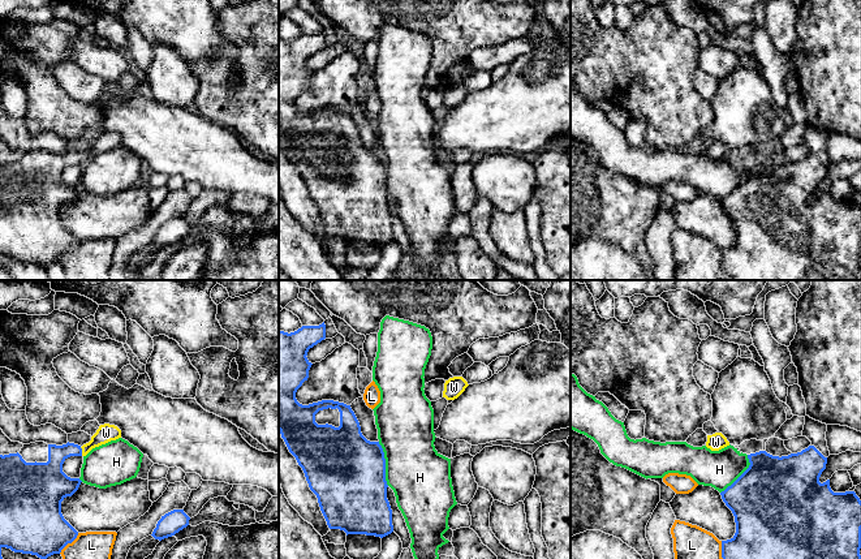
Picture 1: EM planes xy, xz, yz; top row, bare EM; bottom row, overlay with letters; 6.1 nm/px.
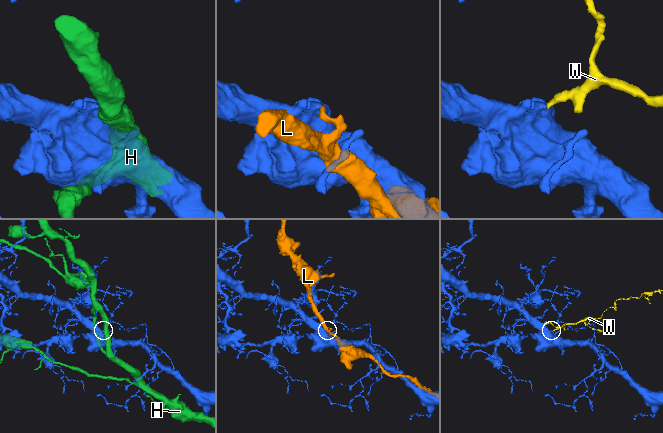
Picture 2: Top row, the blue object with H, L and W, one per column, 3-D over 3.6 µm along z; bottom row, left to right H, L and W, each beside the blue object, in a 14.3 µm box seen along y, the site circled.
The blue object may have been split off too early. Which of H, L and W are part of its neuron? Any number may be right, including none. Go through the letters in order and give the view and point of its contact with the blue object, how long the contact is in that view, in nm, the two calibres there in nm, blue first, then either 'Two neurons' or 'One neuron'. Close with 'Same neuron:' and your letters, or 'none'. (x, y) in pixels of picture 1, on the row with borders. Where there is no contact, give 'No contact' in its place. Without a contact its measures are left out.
H: Touches blue at xz (384, 464). Shared border 280 nm. Thickness 480 nm (blue) against 380 nm. Two neurons
L: Touches blue at xy (69, 542). Shared border 180 nm. Thickness 360 nm (blue) against 180 nm. Two neurons
W: Touches blue at xy (81, 451). Shared border 60 nm. Thickness 180 nm (blue) against 120 nm. One neuron
Same neuron: W

